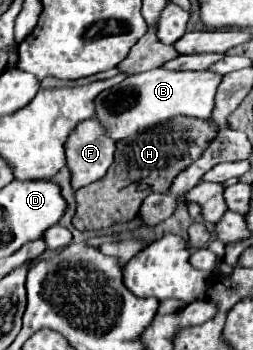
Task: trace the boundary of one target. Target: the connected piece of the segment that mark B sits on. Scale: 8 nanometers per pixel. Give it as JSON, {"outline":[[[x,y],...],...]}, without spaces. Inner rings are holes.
{"outline":[[[155,68],[141,74],[131,74],[121,84],[99,94],[95,118],[107,126],[107,134],[115,140],[137,134],[139,130],[149,130],[151,126],[167,122],[173,116],[195,116],[207,120],[213,114],[215,92],[221,80],[223,76],[211,70]]]}

